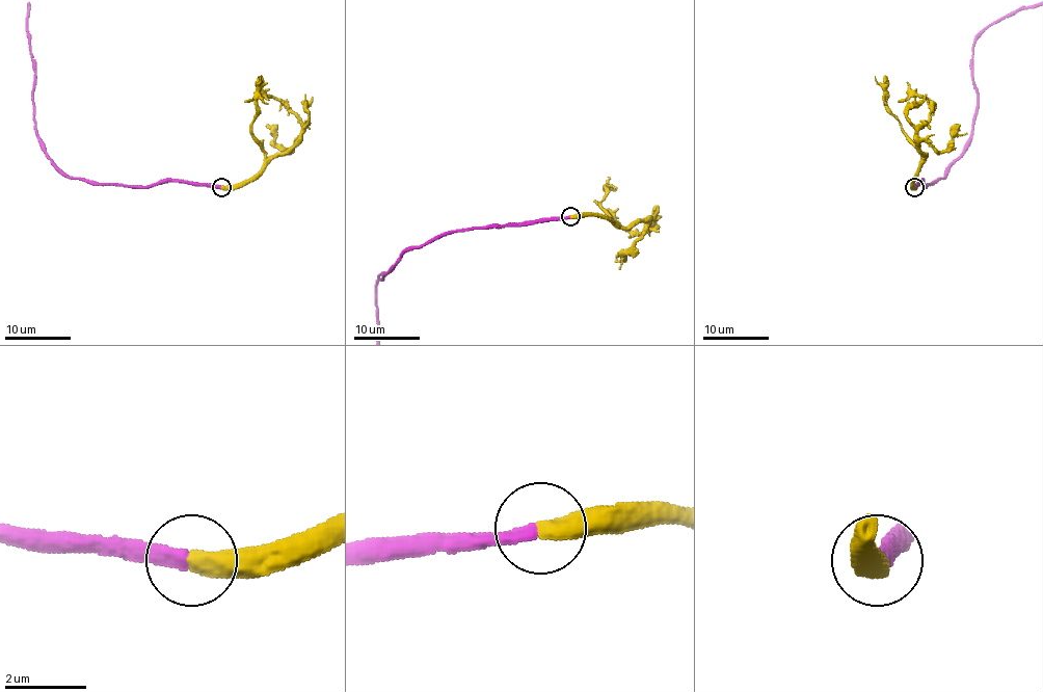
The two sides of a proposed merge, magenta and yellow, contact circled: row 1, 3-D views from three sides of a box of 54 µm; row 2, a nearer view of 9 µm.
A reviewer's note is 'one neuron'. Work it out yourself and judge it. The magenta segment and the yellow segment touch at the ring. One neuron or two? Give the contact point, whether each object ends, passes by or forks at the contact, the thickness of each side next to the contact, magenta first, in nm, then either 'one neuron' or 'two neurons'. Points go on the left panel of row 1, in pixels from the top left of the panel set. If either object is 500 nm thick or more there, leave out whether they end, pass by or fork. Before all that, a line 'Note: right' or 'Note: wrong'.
Note: right
place (221, 187); magenta ends; yellow ends; calibres 360 and 480 nm; one neuron

